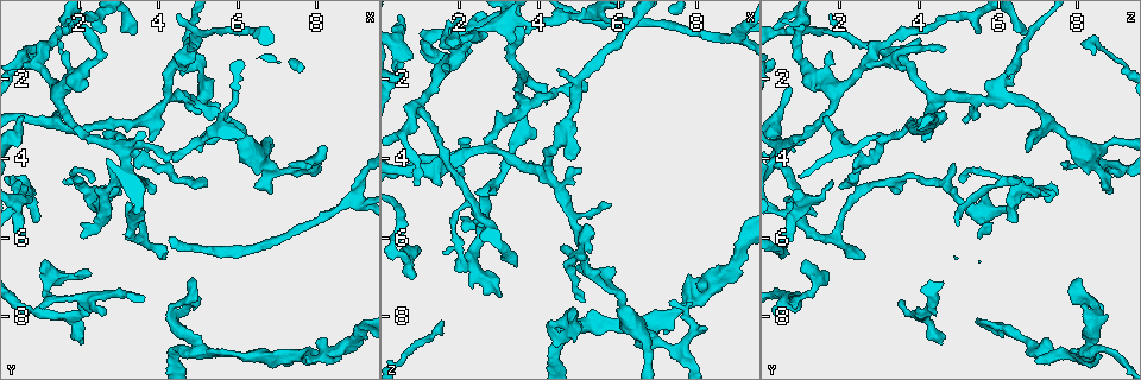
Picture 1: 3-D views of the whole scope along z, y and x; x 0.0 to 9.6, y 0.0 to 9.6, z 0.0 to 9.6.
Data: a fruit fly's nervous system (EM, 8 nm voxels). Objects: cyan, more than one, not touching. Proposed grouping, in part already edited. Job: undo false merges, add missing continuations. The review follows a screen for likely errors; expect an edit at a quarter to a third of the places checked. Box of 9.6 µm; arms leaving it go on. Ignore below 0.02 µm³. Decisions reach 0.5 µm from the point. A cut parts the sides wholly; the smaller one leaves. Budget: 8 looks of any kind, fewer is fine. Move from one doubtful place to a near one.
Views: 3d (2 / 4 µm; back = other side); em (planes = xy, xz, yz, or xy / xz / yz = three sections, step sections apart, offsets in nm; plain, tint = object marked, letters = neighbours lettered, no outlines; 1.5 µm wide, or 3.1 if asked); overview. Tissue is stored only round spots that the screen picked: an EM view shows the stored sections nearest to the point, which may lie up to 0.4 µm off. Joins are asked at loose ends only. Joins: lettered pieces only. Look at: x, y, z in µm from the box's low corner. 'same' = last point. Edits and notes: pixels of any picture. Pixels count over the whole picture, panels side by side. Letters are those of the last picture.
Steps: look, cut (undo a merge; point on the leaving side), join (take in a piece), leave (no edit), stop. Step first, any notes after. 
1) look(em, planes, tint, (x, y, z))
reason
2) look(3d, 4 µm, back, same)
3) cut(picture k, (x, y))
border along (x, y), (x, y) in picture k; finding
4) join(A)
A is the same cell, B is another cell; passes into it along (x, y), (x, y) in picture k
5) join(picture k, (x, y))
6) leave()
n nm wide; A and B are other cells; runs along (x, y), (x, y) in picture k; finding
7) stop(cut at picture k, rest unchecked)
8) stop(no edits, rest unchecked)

look(em, yz, step 4, letters, (0.95, 1.25, 4.60))
an open end

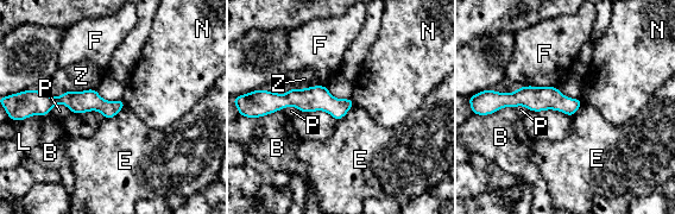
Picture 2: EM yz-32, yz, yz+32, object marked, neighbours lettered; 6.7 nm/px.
look(em, planes, letters, same)
another direction

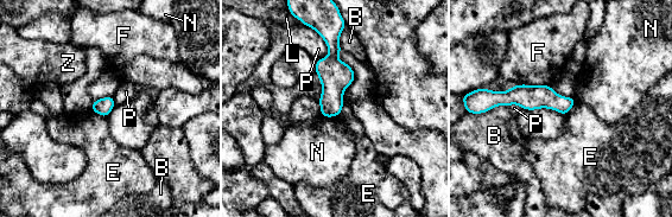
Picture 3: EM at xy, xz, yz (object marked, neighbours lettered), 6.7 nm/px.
leave()
B, E, F, L, N, P and Z are other cells; border along (308, 26), (325, 43), (327, 57) in picture 3; none of them fits

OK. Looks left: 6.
look(em, planes, letters, (2.15, 1.75, 1.20))
sudden change in width

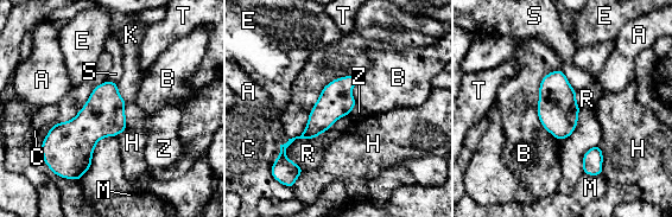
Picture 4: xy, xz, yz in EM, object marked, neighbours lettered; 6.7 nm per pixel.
leave()
R touches over 550 nm; A, B, C, E, H, K, M, R, S, T and Z are other cells; runs along (354, 78), (304, 135), (283, 148) in picture 4; one neuron here

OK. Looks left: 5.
look(em, xy, step 8, tint, (2.15, 8.55, 4.65))
branch stops here

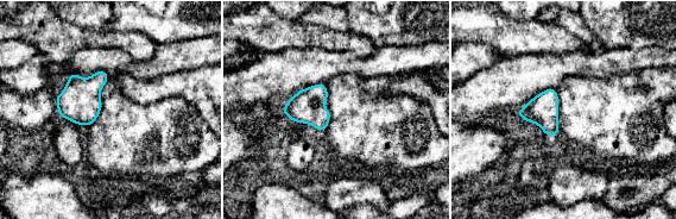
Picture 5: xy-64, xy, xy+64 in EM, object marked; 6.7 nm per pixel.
look(em, planes, letters, same)
another direction

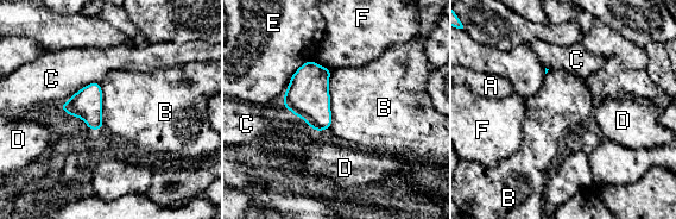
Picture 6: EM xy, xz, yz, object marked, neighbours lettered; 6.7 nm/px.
leave()
110 nm wide; A, B, C, D, E and F are other cells; border along (332, 70), (329, 77), (329, 106) in picture 6; none of them fits

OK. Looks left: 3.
look(em, planes, letters, (5.00, 8.90, 8.25))
three arms meet

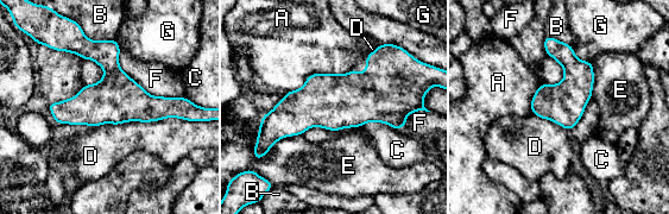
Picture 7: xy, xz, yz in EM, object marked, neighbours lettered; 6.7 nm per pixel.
leave()
280 nm wide; D touches over 650 nm; A, B, C, D, E, F and G are other cells; one neuron here

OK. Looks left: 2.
stop(no edits, rest unchecked)

